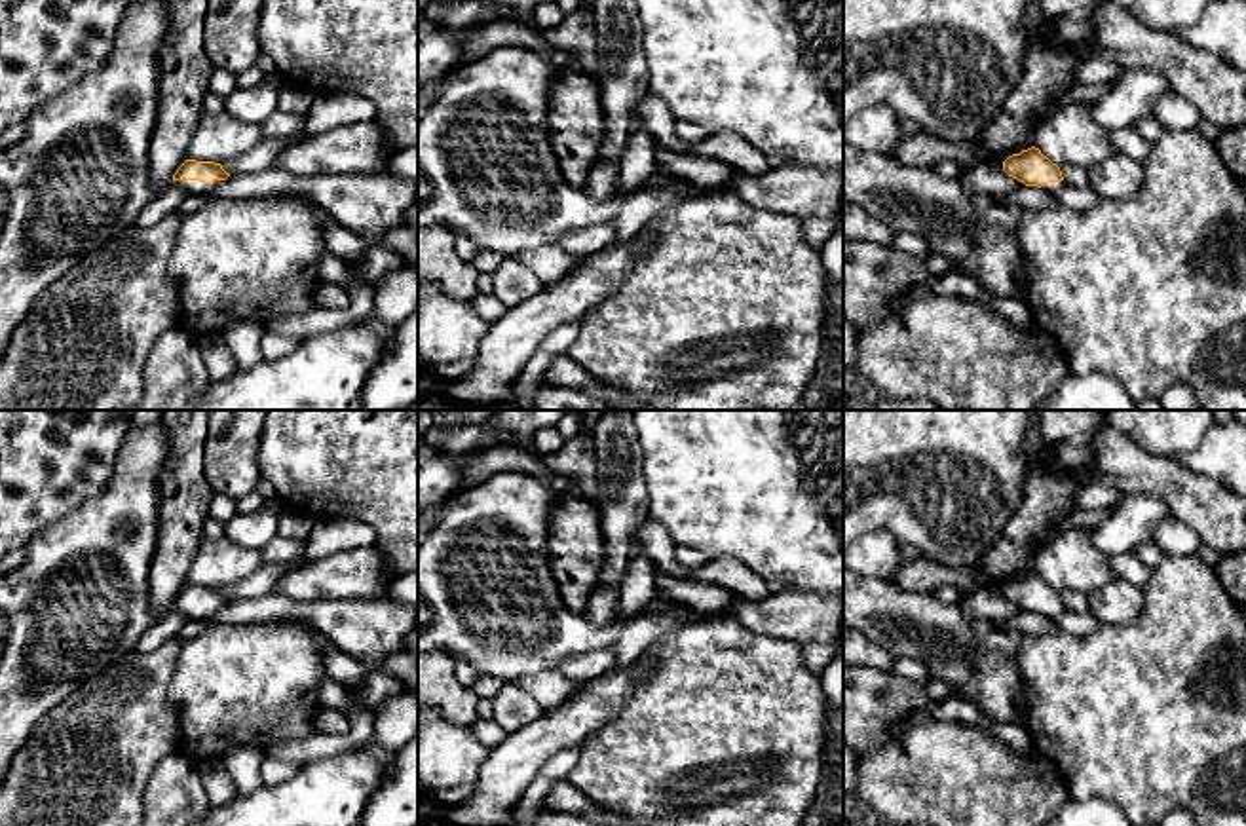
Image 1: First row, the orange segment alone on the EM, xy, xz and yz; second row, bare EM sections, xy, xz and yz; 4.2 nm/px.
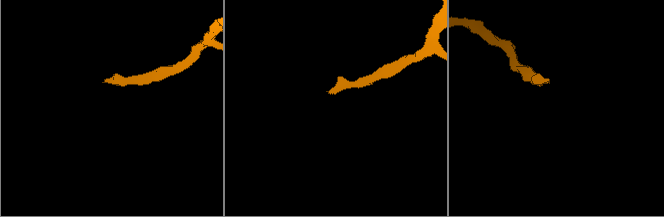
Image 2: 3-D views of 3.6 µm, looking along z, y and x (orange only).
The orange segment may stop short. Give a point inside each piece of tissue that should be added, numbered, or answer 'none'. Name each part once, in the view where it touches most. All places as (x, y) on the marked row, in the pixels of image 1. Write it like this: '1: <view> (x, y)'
1: xy (78, 177)

